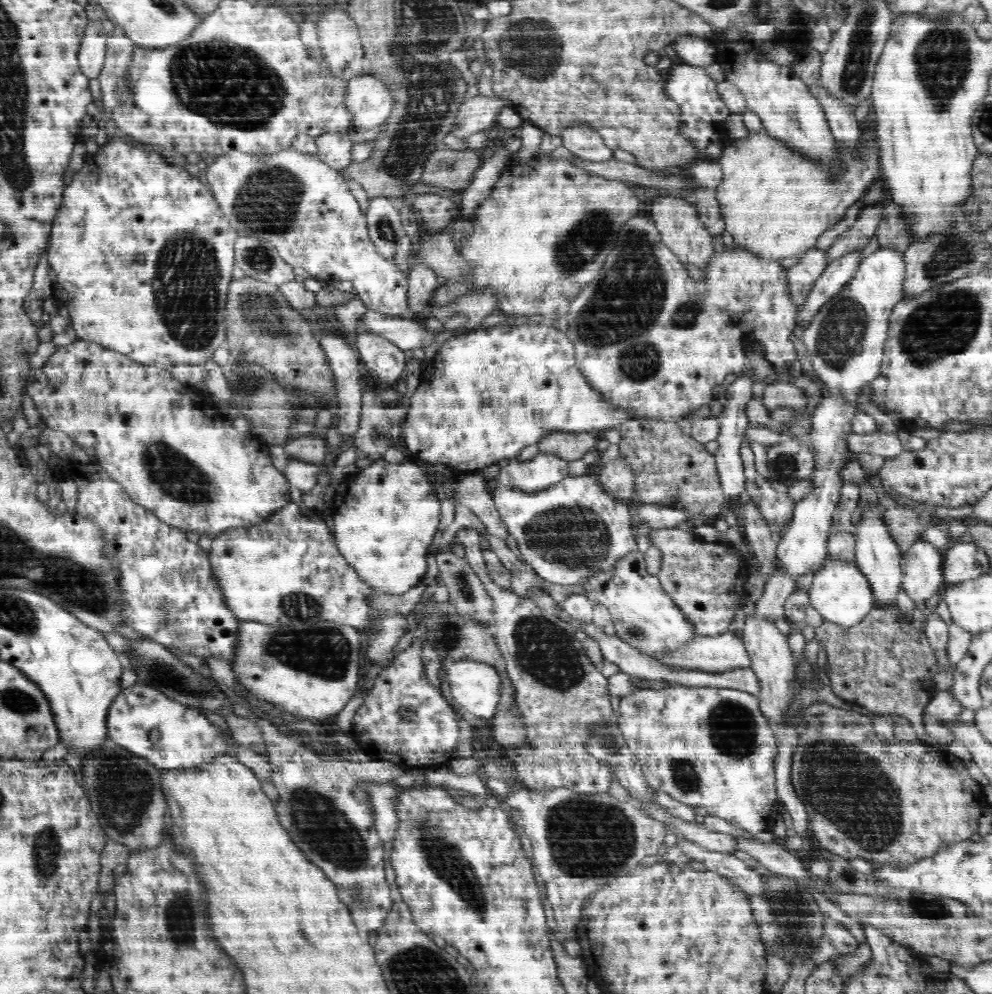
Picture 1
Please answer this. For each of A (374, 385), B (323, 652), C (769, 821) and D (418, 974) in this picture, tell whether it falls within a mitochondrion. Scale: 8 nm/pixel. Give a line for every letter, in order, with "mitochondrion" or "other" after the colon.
A: other
B: mitochondrion
C: other
D: mitochondrion

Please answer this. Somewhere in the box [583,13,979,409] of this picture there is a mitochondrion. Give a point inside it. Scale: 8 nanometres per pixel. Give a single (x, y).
(943, 57)

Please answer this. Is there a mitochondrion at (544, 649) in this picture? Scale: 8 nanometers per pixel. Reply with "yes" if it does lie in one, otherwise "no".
yes

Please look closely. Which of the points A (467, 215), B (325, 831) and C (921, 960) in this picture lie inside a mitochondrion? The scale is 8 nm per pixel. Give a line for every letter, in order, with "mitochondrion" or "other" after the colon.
A: other
B: mitochondrion
C: other

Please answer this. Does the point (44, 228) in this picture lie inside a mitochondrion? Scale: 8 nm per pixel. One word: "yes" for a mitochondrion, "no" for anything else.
no

